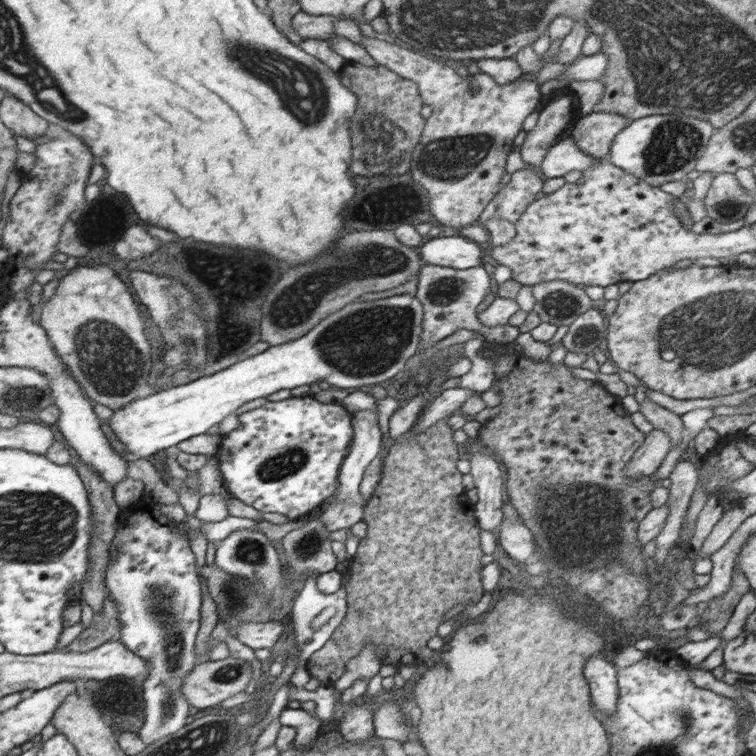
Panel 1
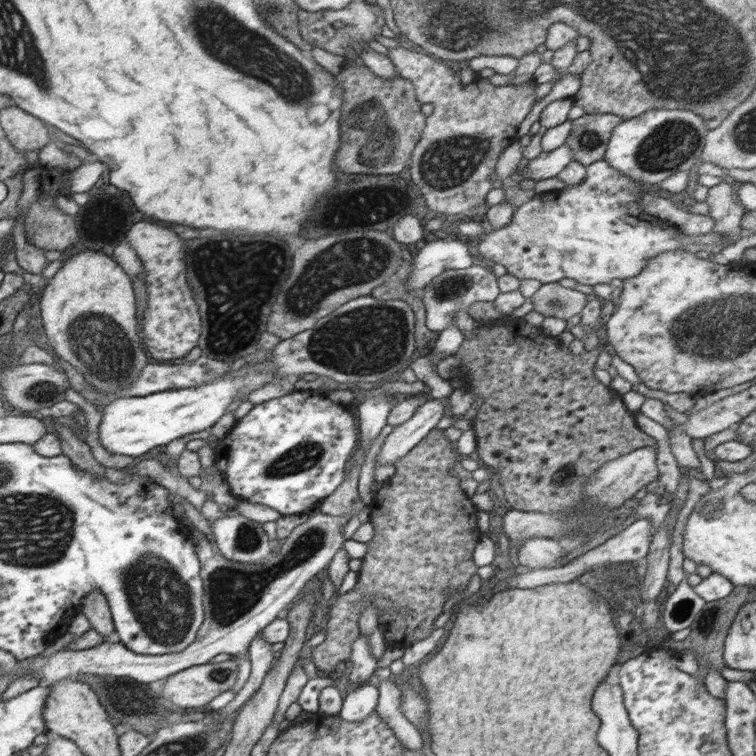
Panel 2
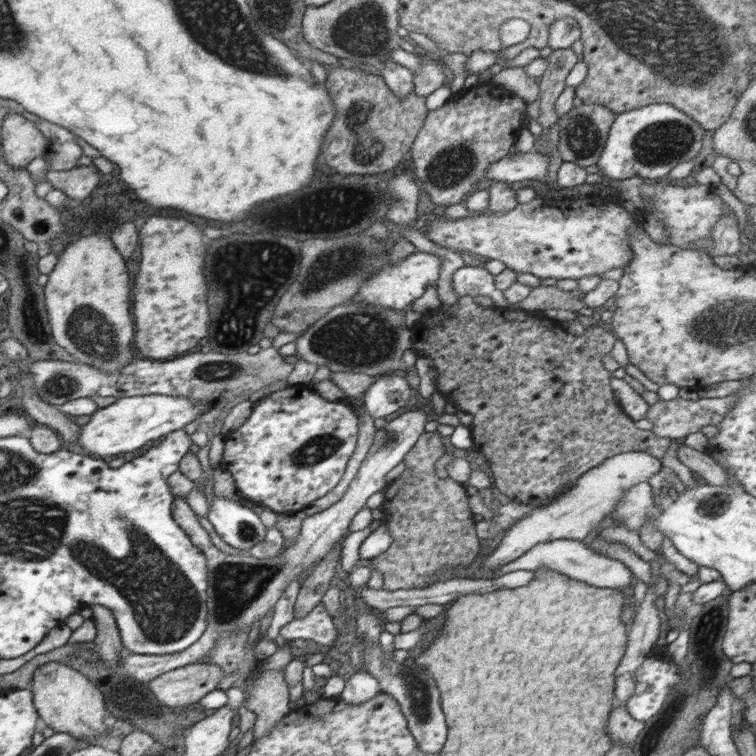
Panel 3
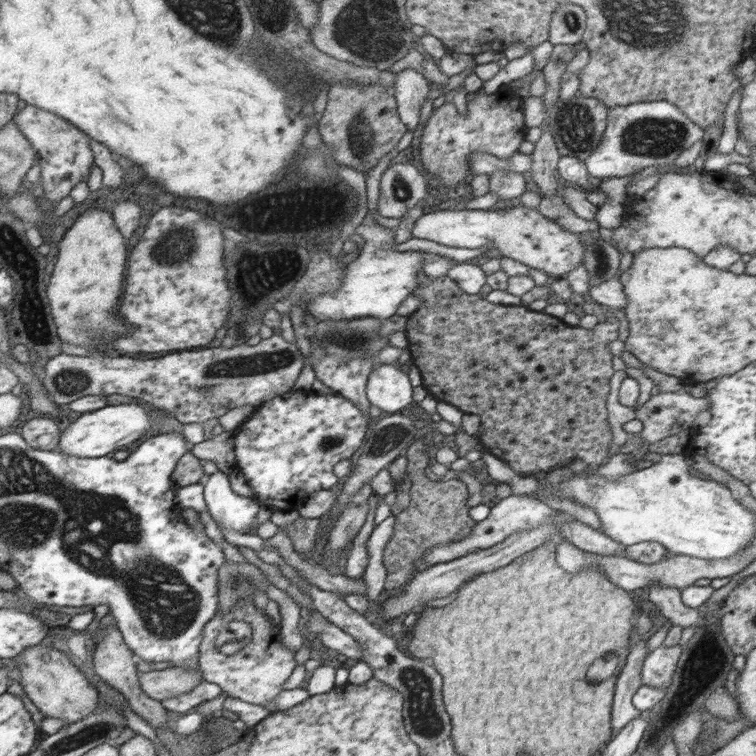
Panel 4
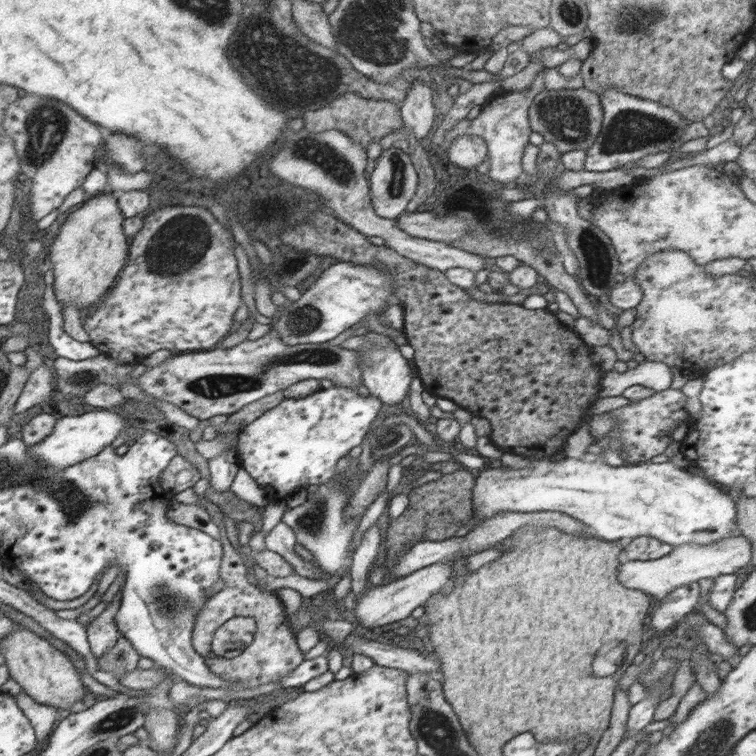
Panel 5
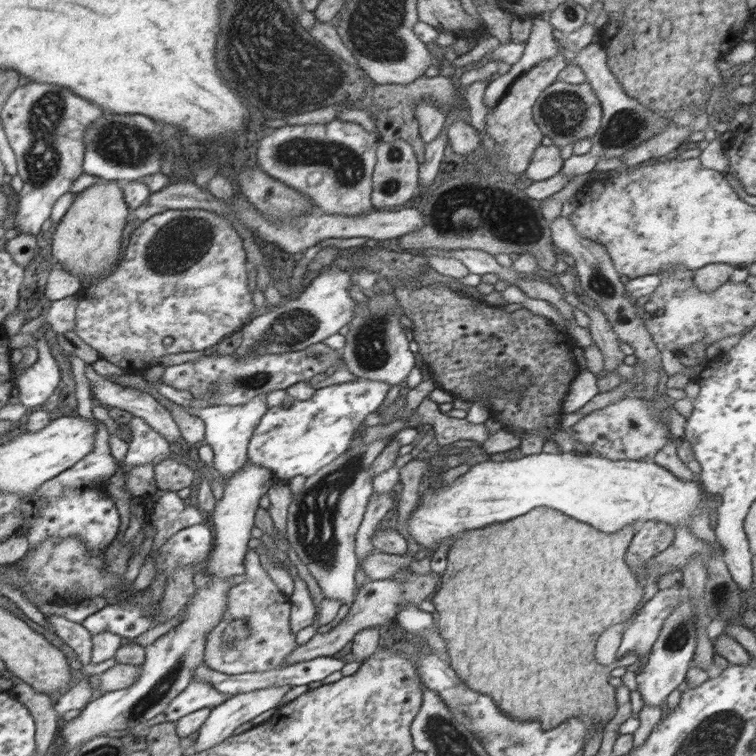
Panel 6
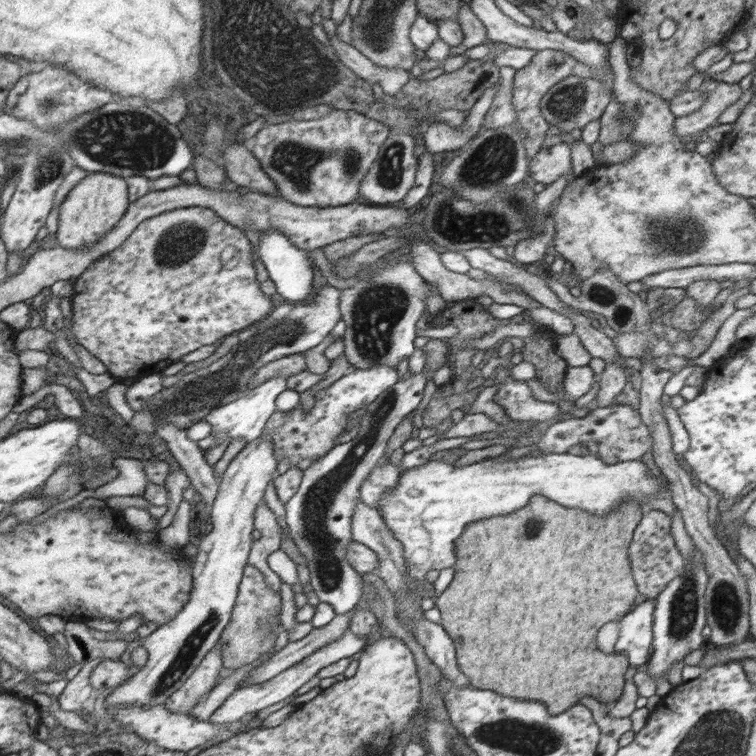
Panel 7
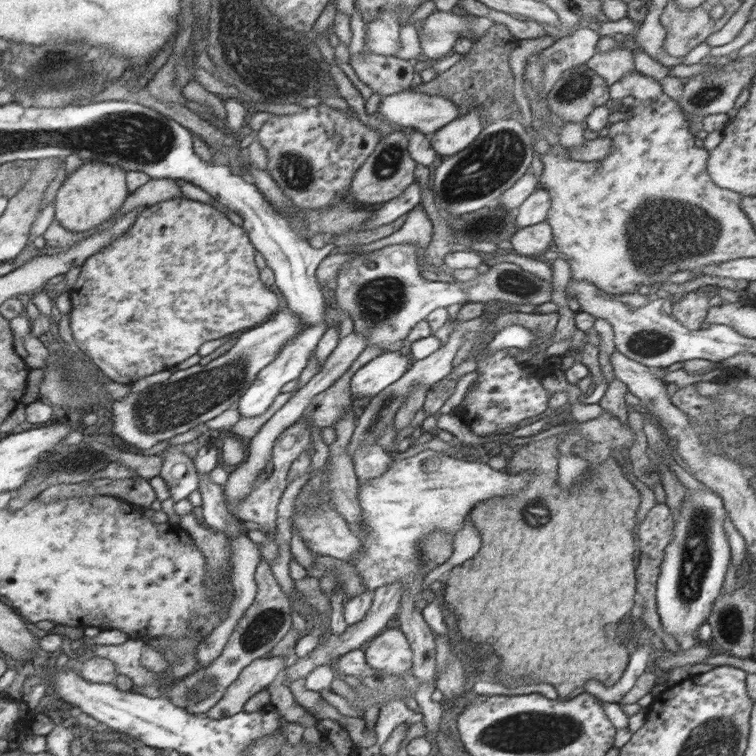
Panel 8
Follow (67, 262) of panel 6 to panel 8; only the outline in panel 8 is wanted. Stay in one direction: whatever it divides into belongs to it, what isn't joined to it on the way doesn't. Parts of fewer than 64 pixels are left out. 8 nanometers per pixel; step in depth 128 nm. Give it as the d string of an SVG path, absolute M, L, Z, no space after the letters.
M88 160L66 177L58 189L54 200L55 221L66 230L88 232L118 214L129 193L127 171L115 164Z

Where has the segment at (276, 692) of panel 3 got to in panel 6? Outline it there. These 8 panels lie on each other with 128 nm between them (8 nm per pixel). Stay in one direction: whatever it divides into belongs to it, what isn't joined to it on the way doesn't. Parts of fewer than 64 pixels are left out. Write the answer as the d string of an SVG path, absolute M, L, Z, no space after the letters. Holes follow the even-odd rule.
M254 549L248 550L245 556L245 576L246 581L230 588L224 614L207 634L203 650L203 662L212 670L224 674L236 675L274 670L280 667L286 657L298 646L290 626L291 602L280 592L278 586L260 565L258 554ZM233 620L245 620L251 631L246 638L237 639L231 644L223 644L221 642L223 630Z

